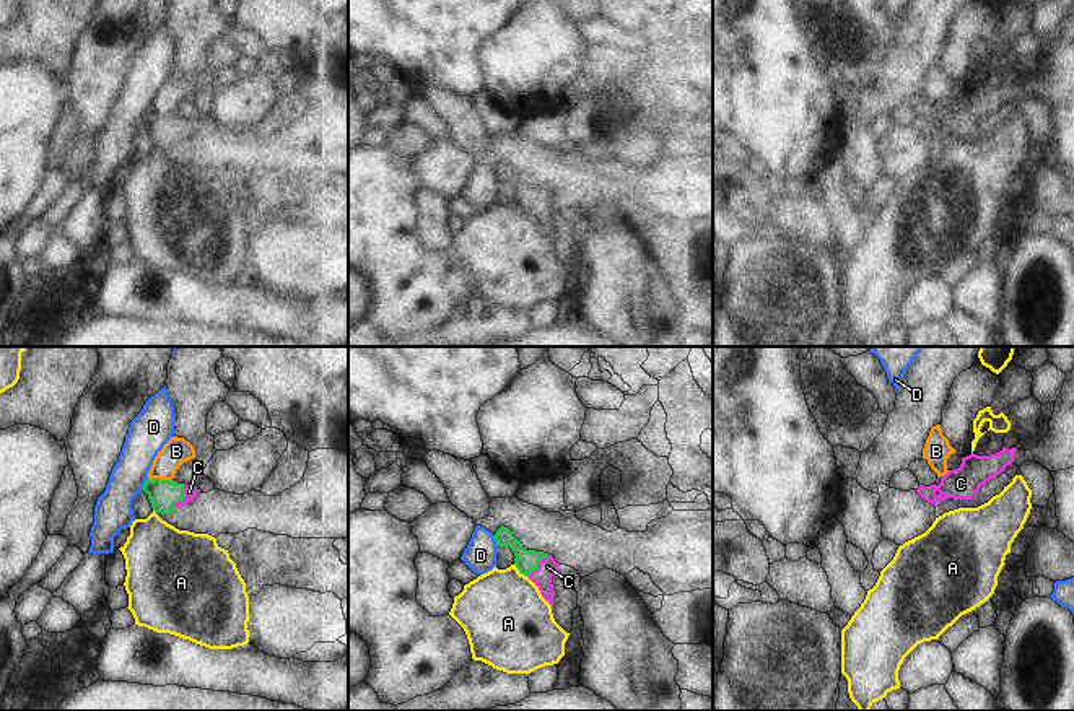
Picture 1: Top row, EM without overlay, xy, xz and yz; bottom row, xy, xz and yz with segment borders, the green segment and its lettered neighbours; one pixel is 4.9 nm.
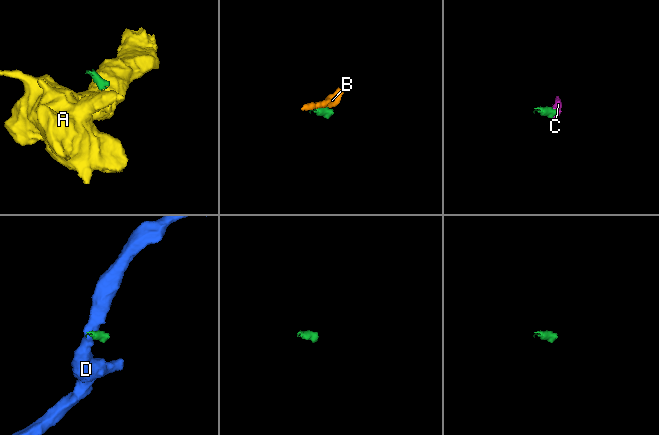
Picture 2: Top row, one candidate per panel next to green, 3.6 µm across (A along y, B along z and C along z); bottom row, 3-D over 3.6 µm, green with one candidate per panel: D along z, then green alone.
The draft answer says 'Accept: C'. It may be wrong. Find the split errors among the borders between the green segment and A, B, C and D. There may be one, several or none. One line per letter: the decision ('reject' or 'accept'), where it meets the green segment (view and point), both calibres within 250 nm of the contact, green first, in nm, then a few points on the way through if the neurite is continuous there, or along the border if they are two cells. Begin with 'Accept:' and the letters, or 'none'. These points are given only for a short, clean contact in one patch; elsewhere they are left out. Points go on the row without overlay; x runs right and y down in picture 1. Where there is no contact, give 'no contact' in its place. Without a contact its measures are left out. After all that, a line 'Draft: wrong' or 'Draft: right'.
Accept: C
A: reject; contact xz (519, 207); calibres 110 and 420 nm; border xz (515, 199), (526, 212)
B: reject; contact xy (158, 114); calibres 150 and 140 nm; border xy (148, 113), (171, 116)
C: accept; contact xz (537, 200); calibres 110 and 90 nm
D: reject; contact xy (145, 119); calibres 150 and 190 nm; border xy (148, 114), (140, 124)
Draft: right

